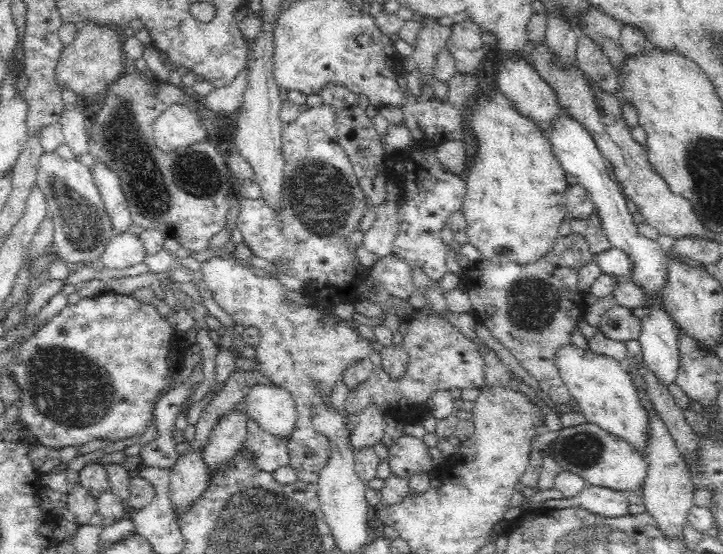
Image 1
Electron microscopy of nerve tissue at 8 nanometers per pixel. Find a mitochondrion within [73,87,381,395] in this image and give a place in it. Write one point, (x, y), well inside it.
(195, 174)

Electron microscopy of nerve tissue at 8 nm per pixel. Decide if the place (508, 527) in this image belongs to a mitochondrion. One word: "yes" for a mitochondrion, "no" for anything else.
no

